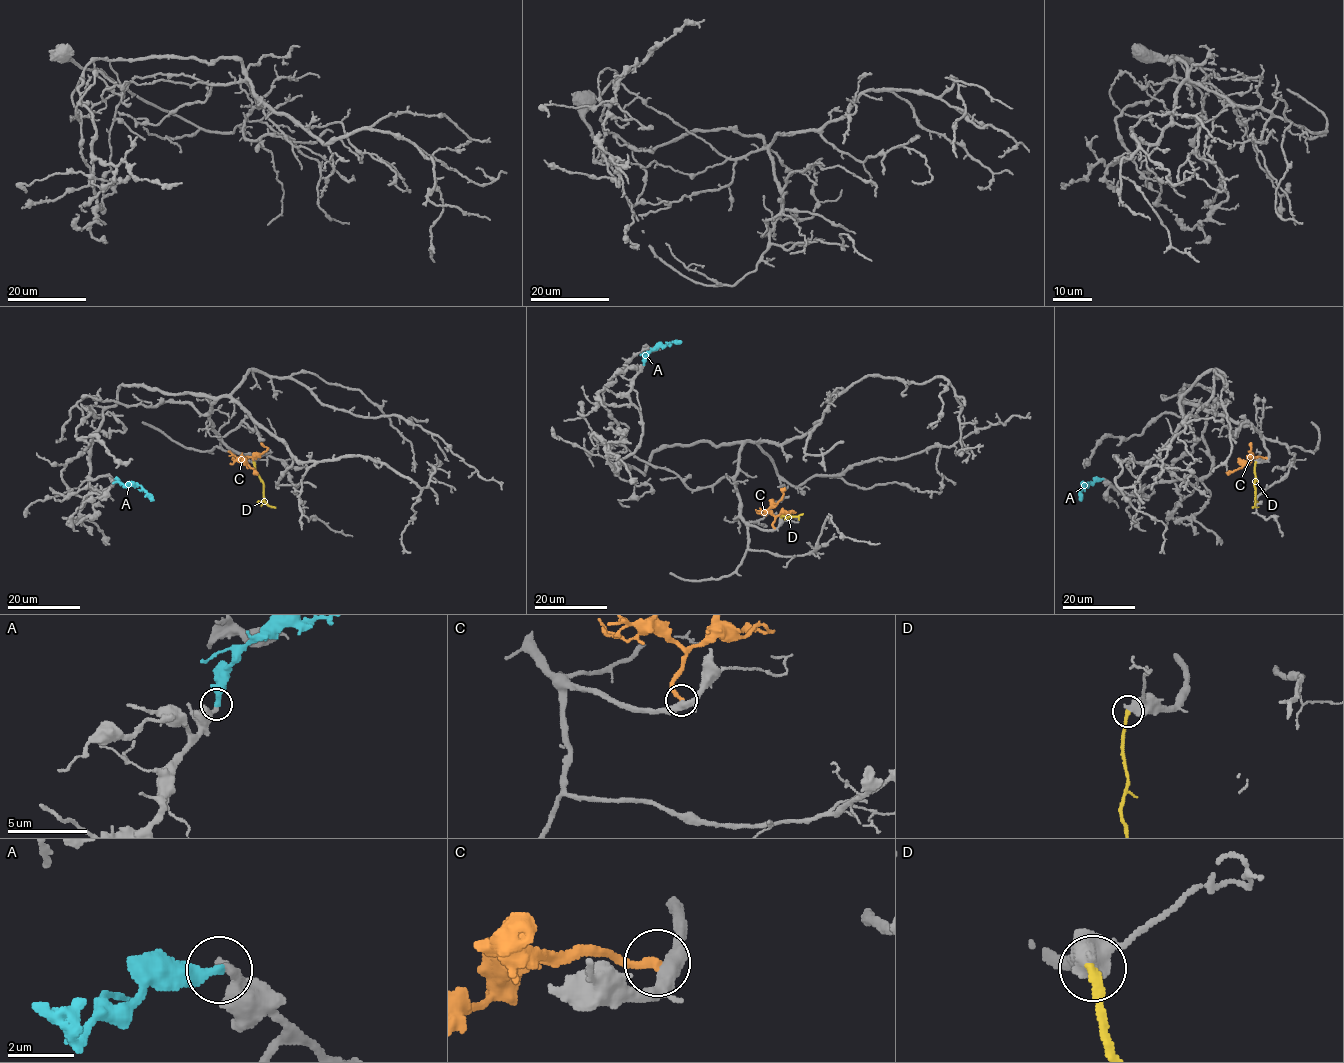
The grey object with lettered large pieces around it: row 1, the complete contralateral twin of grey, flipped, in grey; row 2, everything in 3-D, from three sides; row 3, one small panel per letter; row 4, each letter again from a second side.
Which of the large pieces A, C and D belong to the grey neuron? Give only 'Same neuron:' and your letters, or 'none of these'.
Same neuron: A

